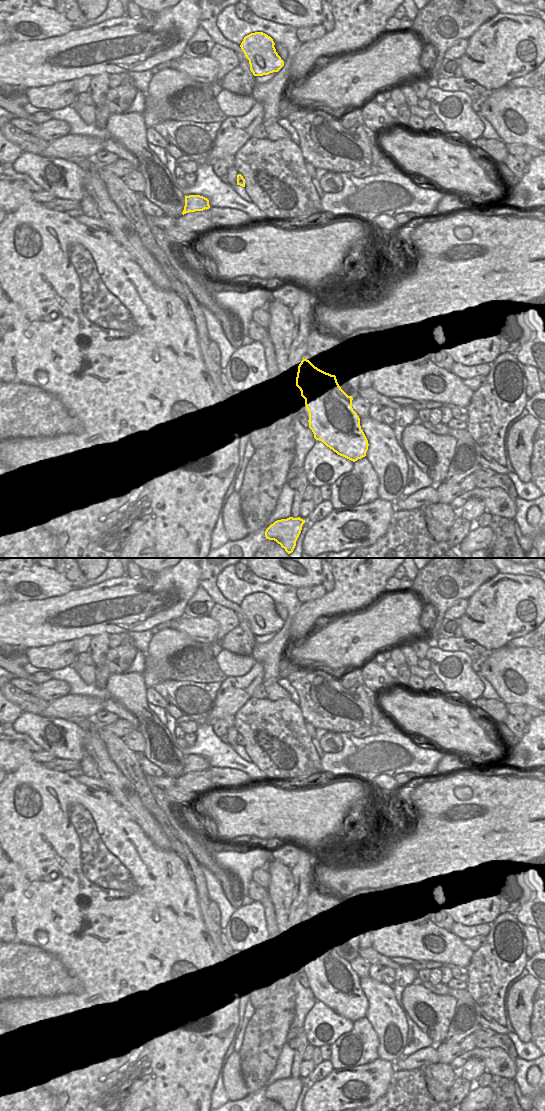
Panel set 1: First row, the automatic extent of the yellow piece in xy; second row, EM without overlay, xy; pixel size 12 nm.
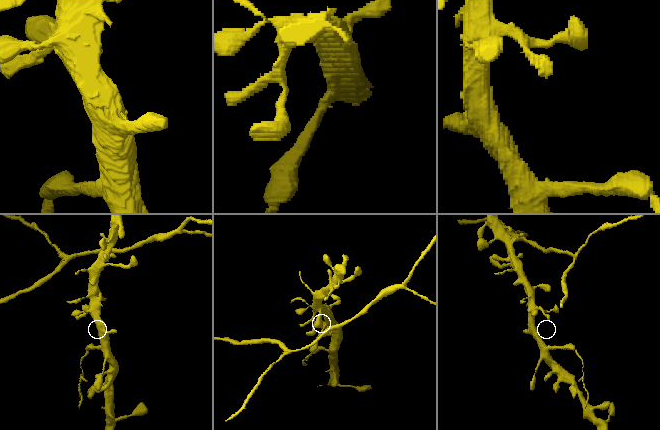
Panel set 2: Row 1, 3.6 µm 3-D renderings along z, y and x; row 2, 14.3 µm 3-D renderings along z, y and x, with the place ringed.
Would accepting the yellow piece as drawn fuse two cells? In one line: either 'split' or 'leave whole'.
leave whole

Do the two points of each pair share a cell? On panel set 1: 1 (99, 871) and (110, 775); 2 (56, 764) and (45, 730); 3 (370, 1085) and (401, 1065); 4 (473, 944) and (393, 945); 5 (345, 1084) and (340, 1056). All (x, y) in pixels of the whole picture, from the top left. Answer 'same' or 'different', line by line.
1: different
2: different
3: different
4: different
5: different

